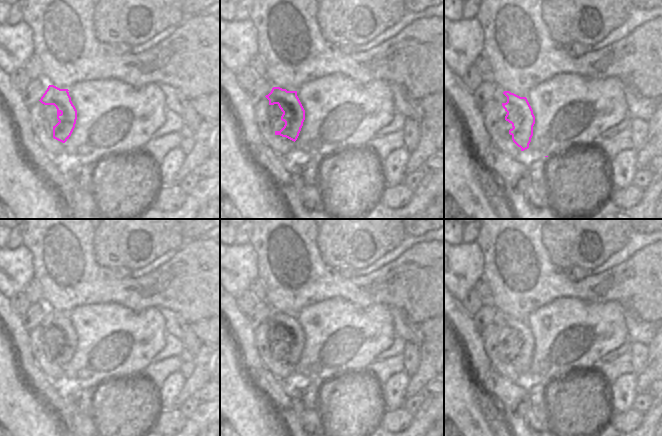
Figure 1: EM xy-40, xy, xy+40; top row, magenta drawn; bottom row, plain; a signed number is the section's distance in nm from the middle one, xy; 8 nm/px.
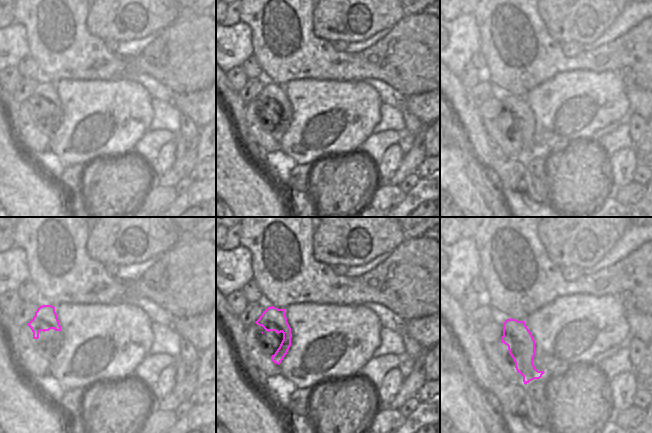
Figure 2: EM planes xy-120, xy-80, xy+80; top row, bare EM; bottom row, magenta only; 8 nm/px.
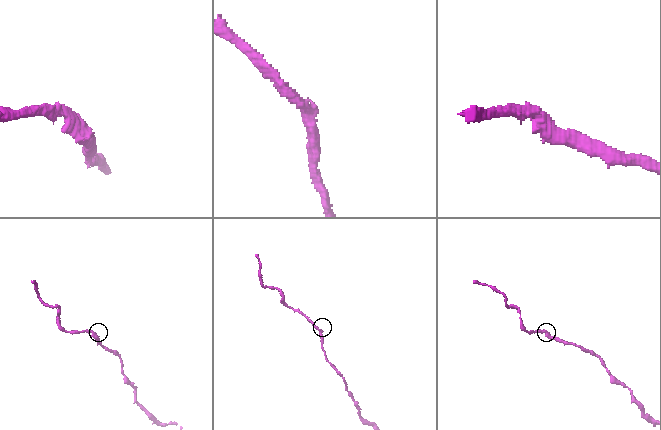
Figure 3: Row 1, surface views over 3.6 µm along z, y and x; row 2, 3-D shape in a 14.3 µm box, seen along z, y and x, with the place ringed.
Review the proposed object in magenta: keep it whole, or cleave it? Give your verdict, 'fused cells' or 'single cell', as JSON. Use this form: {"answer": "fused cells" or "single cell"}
{"answer": "single cell"}

